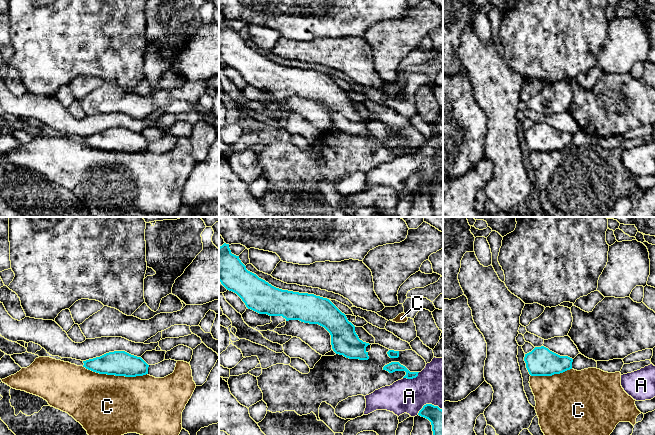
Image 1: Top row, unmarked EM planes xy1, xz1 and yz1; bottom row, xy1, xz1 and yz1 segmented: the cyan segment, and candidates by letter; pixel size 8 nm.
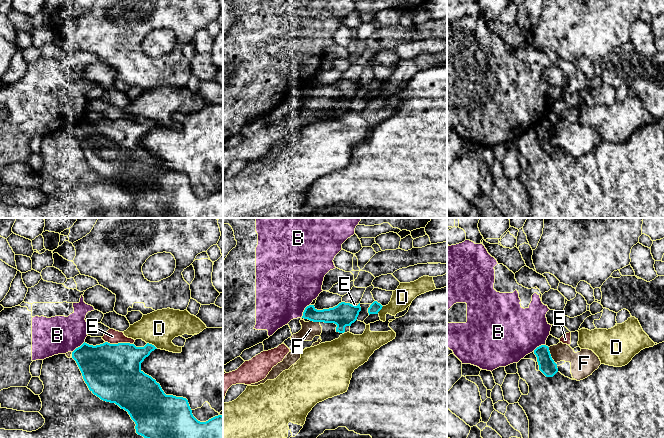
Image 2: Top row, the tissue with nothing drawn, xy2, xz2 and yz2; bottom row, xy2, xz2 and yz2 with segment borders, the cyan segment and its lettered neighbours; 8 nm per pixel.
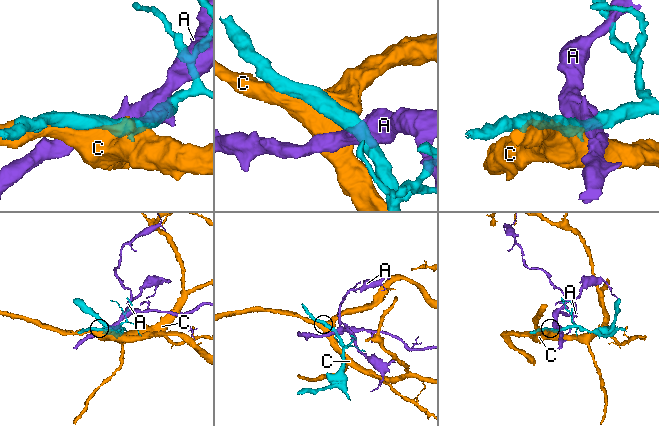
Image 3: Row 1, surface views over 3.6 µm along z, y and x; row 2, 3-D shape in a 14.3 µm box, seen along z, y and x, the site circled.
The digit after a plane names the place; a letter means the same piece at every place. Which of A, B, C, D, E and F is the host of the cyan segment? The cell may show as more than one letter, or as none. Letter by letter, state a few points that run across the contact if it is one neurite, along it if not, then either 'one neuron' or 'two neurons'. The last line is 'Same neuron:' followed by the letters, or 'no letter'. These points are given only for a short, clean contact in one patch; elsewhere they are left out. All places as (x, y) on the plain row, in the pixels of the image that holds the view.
A: two neurons
B: two neurons
C: two neurons
D: two neurons
E: xy2 (105, 117), (133, 120) | two neurons
F: one neuron
Same neuron: F

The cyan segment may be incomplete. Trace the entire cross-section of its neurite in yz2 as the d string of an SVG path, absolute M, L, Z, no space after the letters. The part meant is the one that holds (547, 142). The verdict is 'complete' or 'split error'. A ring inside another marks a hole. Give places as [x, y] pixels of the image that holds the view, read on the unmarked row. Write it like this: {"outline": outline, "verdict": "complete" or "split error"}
{"outline": "M541 121L537 123L534 130L537 133L539 146L546 153L553 153L558 148L557 140L552 135L548 122Z", "verdict": "complete"}

